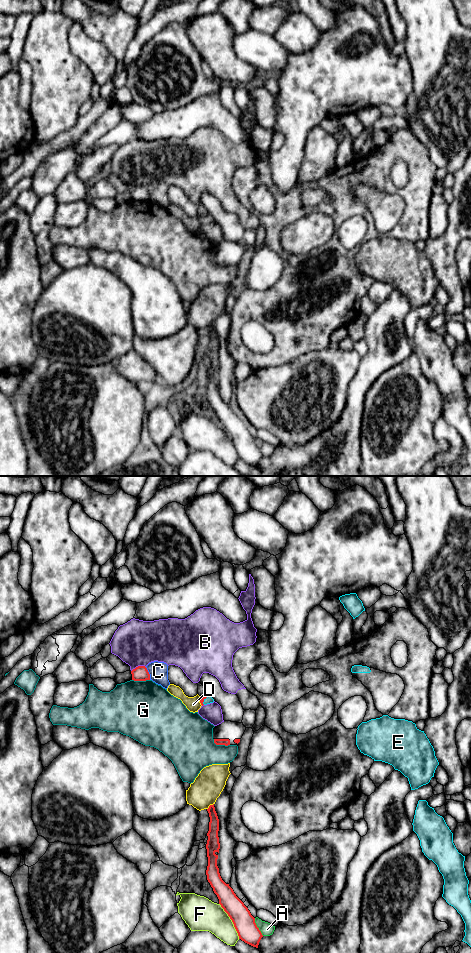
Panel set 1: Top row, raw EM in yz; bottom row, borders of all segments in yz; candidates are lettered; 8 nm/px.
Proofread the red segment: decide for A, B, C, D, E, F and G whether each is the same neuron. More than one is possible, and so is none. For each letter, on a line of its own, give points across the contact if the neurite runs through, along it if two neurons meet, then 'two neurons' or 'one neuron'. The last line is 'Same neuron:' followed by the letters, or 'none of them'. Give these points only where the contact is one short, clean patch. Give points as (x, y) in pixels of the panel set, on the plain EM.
A: two neurons
B: two neurons
C: two neurons
D: two neurons
E: way yz (202, 218), (203, 220), (209, 219); one neuron
F: two neurons
G: two neurons
Same neuron: E

